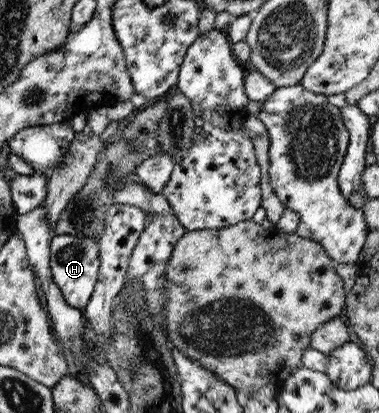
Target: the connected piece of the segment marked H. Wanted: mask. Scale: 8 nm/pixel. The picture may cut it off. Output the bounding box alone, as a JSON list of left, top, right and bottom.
[48,234,99,310]

